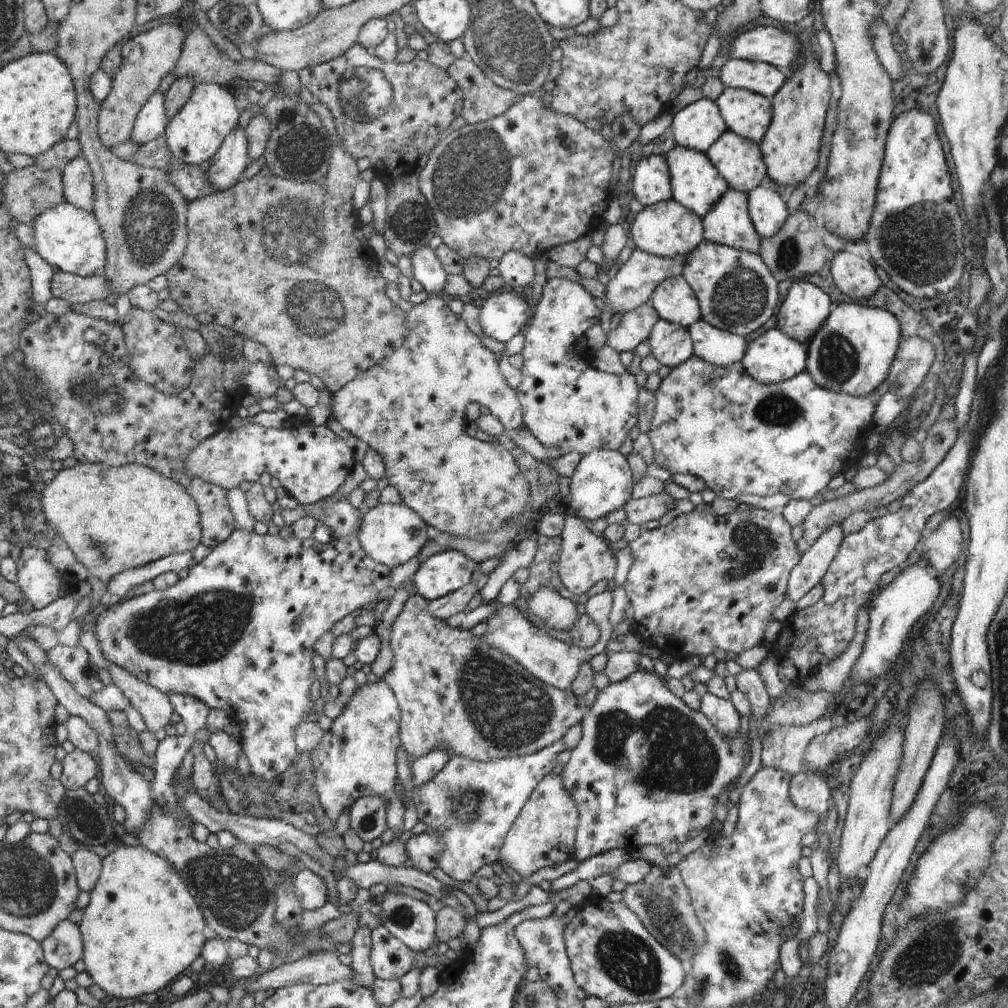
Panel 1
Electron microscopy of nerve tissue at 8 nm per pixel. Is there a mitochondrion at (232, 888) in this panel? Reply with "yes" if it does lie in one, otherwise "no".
yes

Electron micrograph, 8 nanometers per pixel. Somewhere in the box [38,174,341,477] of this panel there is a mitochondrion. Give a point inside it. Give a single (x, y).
(149, 228)

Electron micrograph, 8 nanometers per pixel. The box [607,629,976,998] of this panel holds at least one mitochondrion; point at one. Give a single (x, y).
(935, 950)

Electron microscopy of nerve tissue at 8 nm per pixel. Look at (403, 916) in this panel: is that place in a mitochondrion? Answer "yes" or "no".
yes

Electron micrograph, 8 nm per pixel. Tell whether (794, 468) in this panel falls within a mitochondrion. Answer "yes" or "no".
no

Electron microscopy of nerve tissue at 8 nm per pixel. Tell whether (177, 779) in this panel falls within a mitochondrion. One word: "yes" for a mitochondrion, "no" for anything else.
no

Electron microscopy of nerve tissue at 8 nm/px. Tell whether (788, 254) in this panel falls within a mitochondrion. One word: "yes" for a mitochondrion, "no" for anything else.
yes

